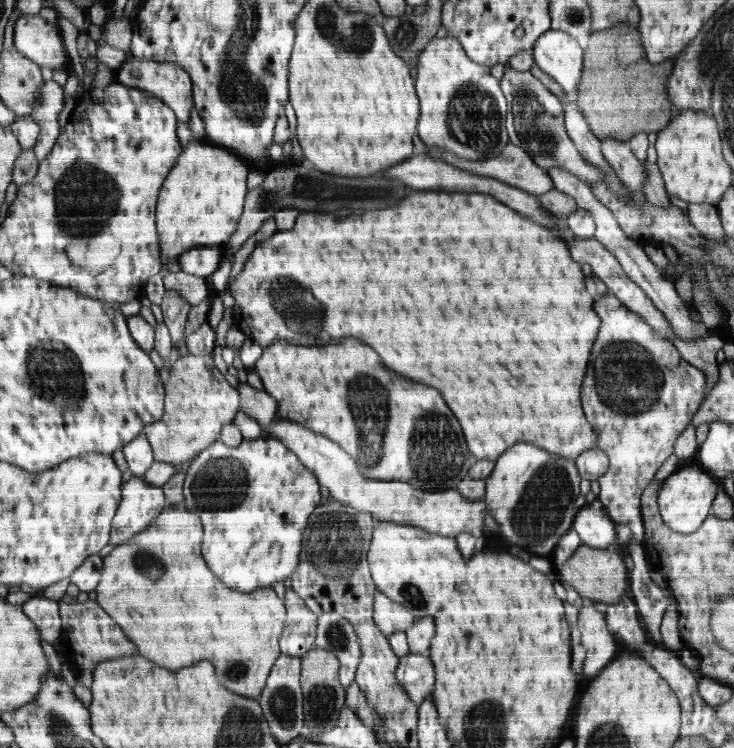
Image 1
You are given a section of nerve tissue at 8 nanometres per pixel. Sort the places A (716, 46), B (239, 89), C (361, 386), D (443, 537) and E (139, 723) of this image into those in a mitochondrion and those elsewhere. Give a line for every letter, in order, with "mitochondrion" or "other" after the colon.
A: mitochondrion
B: mitochondrion
C: mitochondrion
D: other
E: other

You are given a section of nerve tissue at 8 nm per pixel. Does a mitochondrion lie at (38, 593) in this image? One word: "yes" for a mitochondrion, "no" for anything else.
no

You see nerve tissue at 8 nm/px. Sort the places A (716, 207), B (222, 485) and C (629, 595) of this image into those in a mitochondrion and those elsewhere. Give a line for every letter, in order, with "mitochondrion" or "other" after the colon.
A: other
B: mitochondrion
C: other

